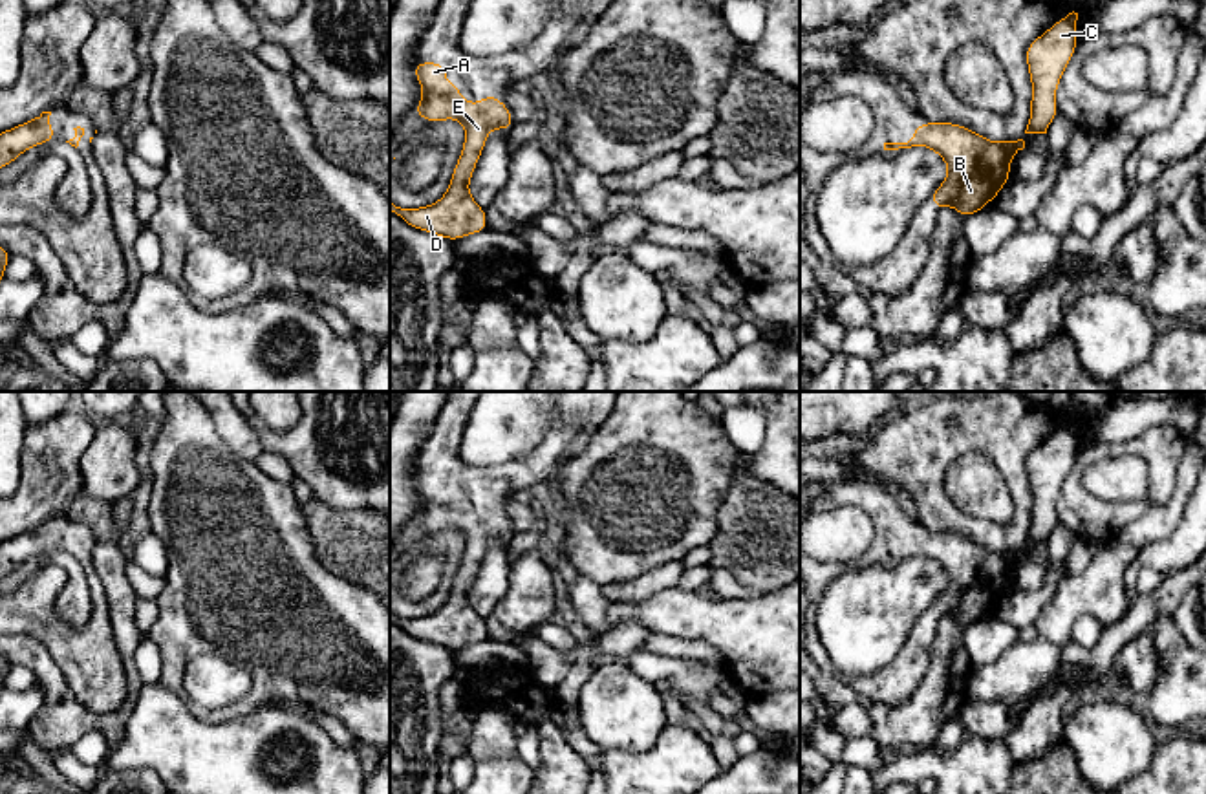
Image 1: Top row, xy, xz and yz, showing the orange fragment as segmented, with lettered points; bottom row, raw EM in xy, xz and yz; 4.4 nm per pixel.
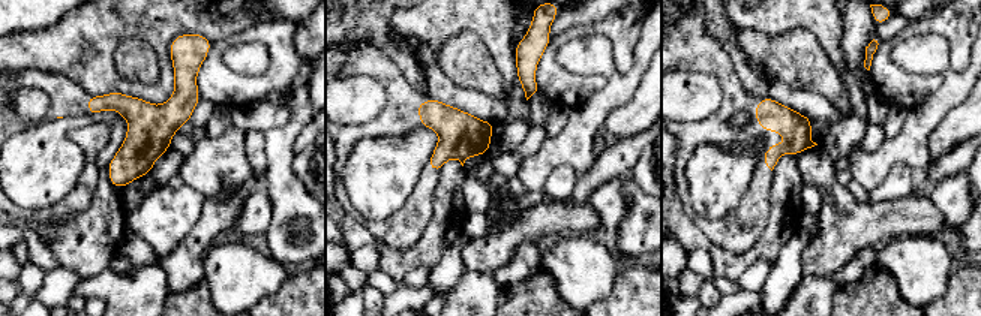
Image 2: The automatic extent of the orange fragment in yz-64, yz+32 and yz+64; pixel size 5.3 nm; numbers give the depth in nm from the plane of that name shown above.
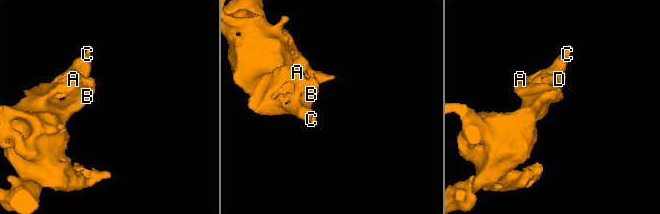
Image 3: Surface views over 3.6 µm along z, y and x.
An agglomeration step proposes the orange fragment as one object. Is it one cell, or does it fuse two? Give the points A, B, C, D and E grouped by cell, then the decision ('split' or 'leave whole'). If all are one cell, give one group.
A B C D E | leave whole

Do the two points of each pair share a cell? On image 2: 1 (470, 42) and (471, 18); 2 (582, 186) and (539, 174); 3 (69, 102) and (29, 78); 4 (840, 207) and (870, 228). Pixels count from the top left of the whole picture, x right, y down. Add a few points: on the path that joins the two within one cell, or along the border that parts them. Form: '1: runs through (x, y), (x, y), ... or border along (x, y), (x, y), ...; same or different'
1: border along (441, 45), (461, 32), (473, 32), (494, 57); different
2: border along (597, 155), (596, 160), (584, 172); different
3: runs through (59, 92), (48, 81), (39, 80); same
4: runs through (848, 214), (858, 225), (863, 225); same

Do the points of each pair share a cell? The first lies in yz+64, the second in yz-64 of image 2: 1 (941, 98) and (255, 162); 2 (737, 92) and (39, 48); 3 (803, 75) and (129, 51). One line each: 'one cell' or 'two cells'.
1: two cells
2: two cells
3: one cell

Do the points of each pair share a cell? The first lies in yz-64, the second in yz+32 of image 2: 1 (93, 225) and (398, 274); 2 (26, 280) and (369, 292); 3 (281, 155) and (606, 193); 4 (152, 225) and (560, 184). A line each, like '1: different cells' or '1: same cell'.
1: same cell
2: different cells
3: different cells
4: same cell

